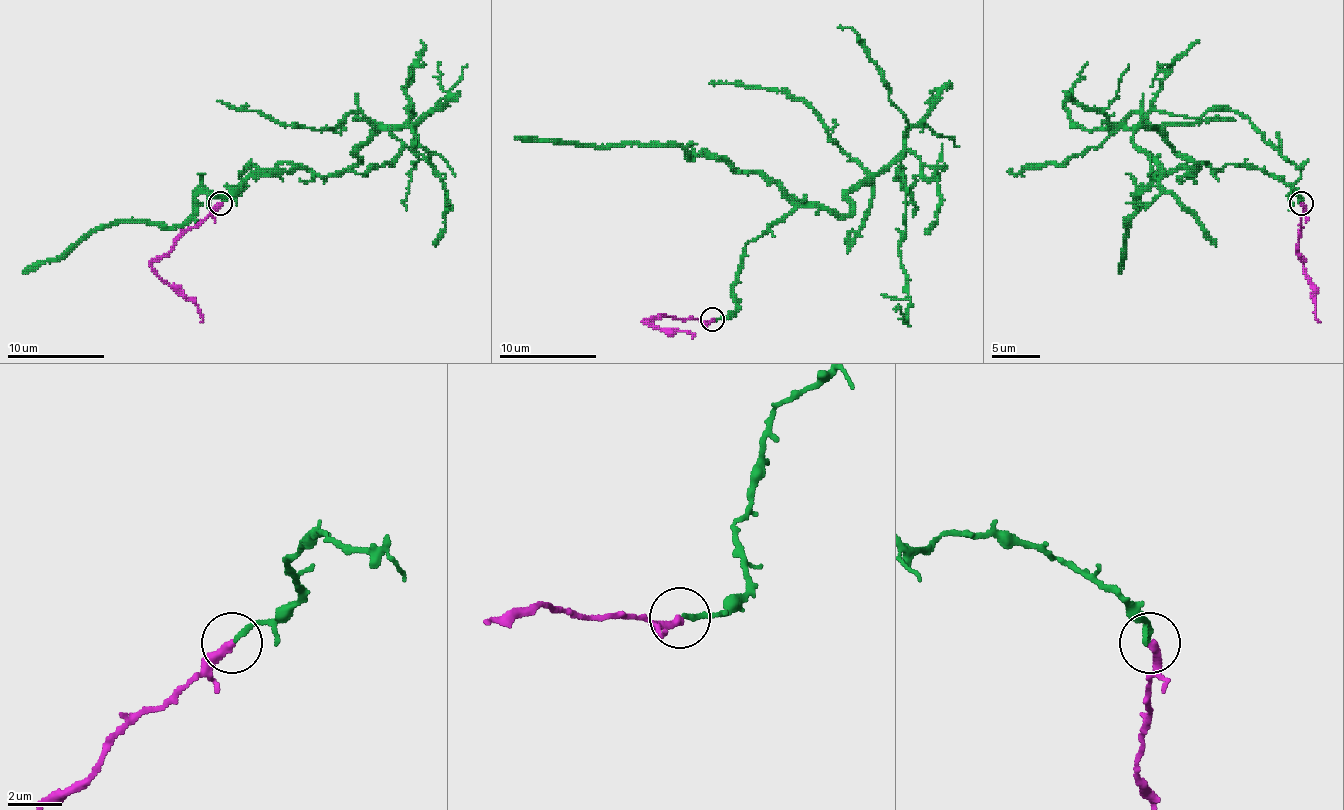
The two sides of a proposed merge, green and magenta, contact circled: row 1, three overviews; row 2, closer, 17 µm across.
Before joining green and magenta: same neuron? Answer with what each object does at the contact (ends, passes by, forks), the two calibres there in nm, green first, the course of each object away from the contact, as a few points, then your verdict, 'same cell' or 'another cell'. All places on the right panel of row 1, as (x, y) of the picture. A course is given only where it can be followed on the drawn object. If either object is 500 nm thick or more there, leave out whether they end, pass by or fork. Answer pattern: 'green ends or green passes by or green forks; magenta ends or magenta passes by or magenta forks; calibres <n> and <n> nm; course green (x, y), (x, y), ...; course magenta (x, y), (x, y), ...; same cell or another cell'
green ends; magenta ends; calibres 170 and 300 nm; course green (1301, 203), (1230, 164), (1189, 176), (1140, 123), (1242, 113), (1301, 169), (1288, 210); course magenta (1301, 203), (1298, 254), (1303, 273), (1313, 290), (1320, 322); same cell

